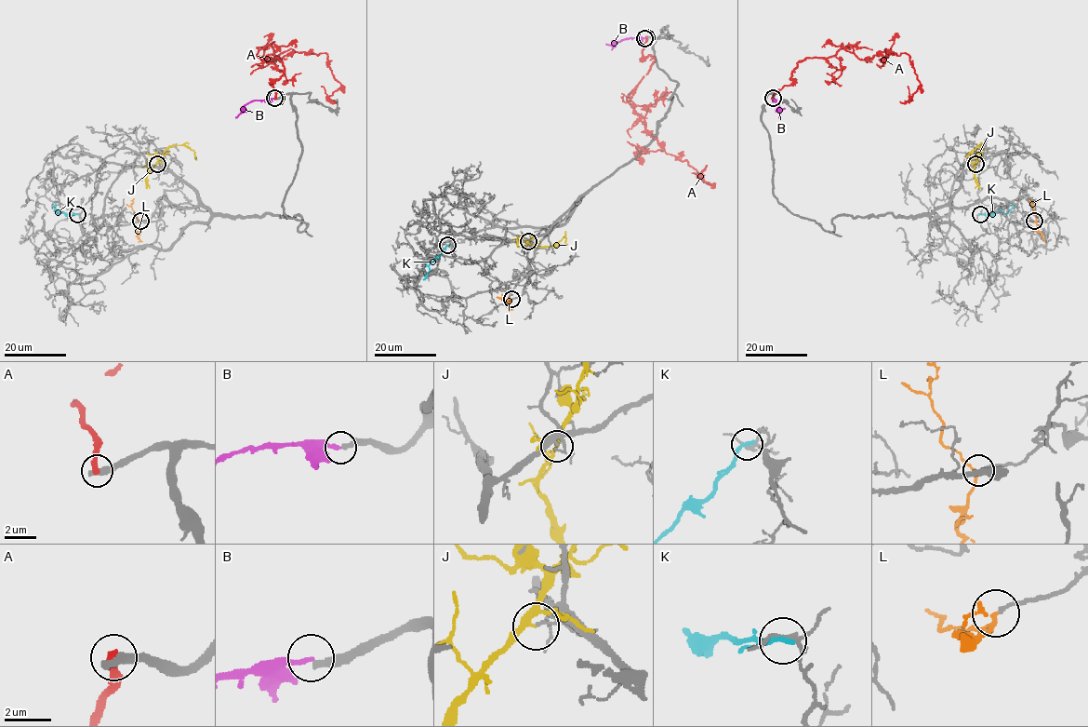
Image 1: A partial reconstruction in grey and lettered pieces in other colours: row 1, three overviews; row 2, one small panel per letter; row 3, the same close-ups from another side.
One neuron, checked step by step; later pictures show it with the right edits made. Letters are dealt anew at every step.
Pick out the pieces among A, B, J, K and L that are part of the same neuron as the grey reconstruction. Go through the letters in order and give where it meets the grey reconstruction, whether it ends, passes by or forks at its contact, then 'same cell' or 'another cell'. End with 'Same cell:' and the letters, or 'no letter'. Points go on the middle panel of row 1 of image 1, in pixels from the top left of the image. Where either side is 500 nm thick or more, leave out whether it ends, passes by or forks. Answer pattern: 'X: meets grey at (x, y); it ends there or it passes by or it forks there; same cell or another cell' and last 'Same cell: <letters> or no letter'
A: meets grey at (646, 37); it ends there; another cell
B: meets grey at (644, 38); it ends there; another cell
J: meets grey at (528, 241); it forks there; another cell
K: meets grey at (447, 245); it ends there; another cell
L: meets grey at (511, 299); it passes by; same cell
Same cell: L

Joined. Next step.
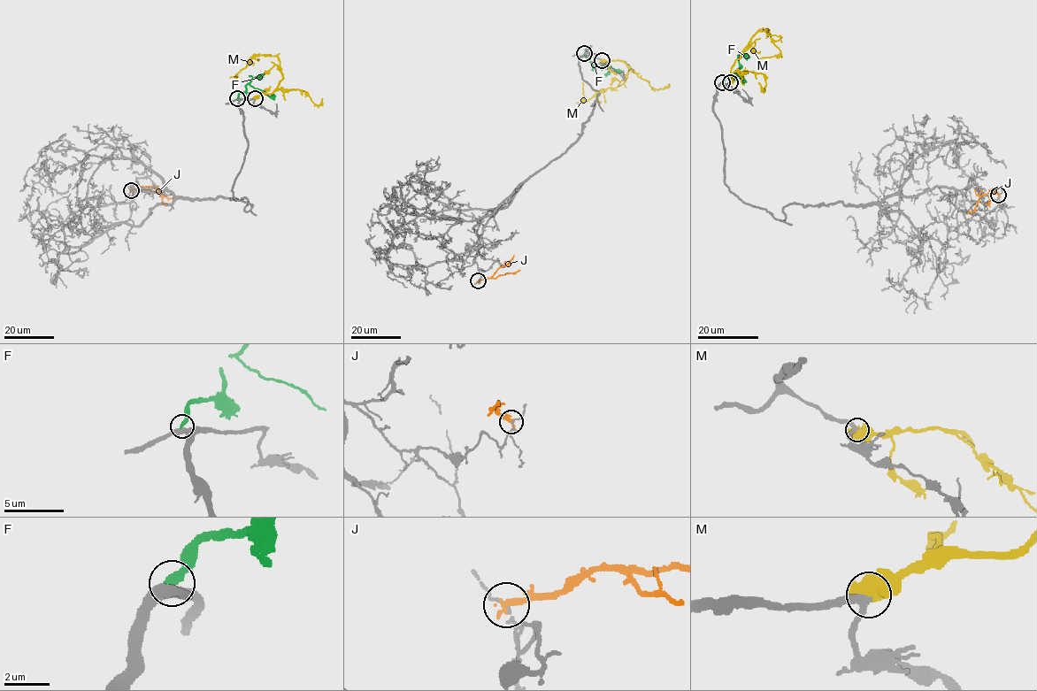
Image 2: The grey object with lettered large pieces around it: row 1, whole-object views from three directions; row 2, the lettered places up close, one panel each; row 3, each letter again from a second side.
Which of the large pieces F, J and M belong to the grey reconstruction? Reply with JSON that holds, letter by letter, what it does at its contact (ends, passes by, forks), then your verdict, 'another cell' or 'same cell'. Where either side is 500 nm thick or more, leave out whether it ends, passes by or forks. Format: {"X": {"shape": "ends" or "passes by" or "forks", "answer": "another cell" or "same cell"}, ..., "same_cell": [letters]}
{"F": {"shape": "ends", "answer": "another cell"}, "J": {"shape": "ends", "answer": "another cell"}, "M": {"answer": "same cell"}, "same_cell": ["M"]}

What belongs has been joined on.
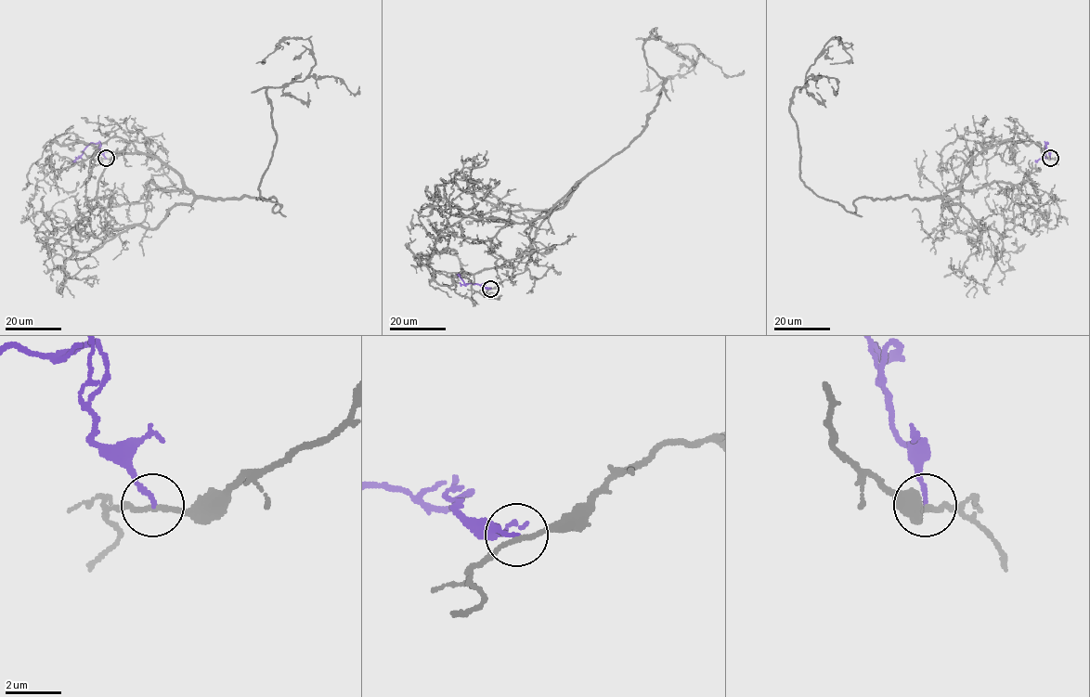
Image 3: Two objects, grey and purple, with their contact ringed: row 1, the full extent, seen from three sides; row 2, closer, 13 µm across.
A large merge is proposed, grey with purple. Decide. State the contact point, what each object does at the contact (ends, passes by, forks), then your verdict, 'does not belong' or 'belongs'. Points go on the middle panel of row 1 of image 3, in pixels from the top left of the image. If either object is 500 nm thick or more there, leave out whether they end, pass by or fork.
(490, 289) | grey passes by | purple ends | does not belong

